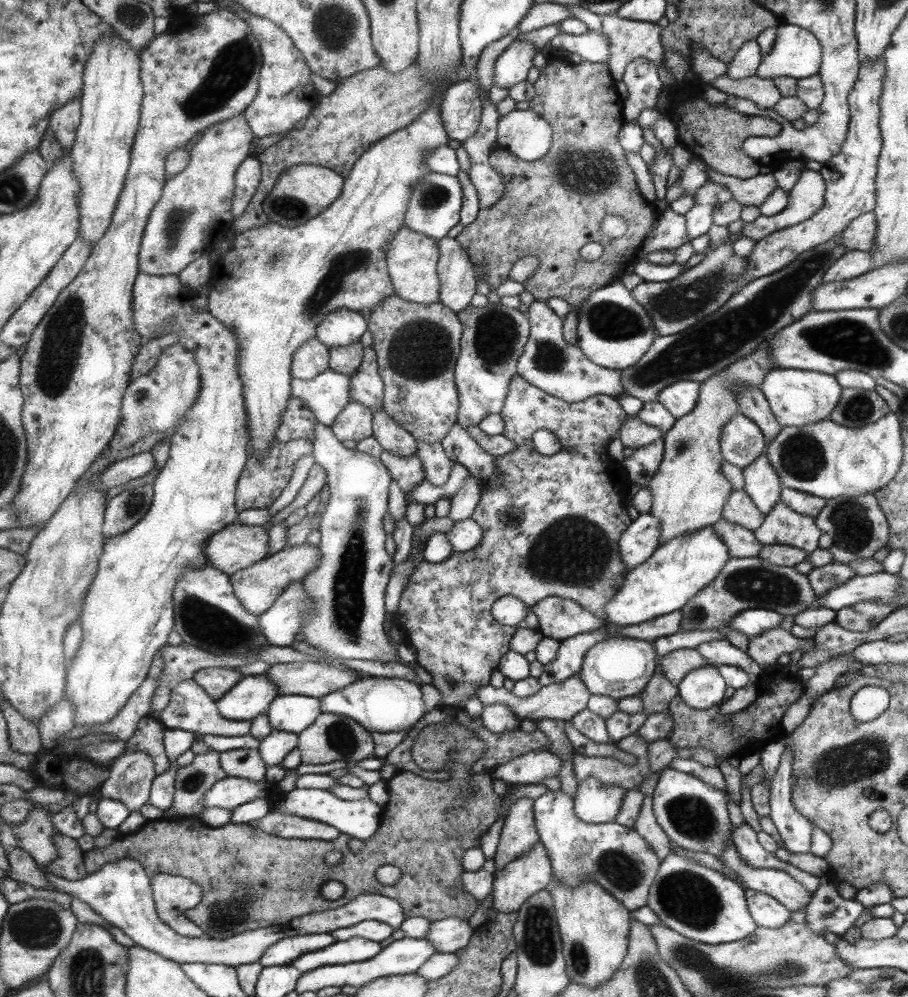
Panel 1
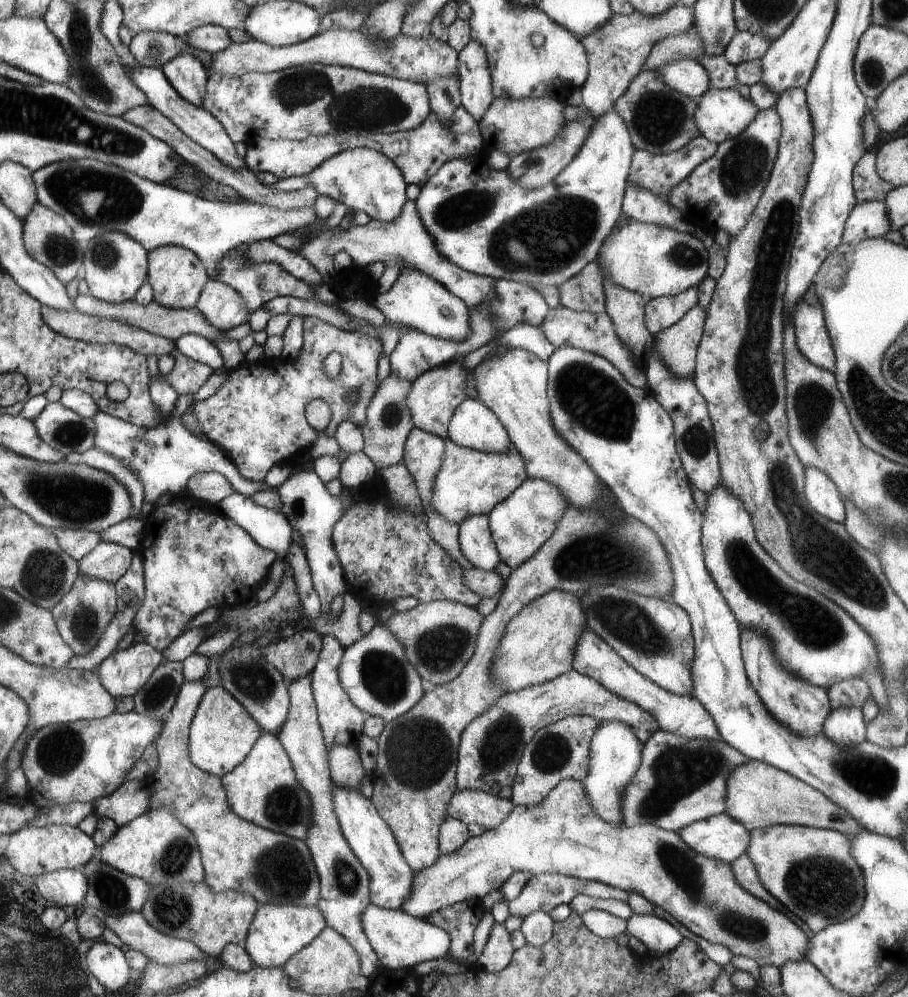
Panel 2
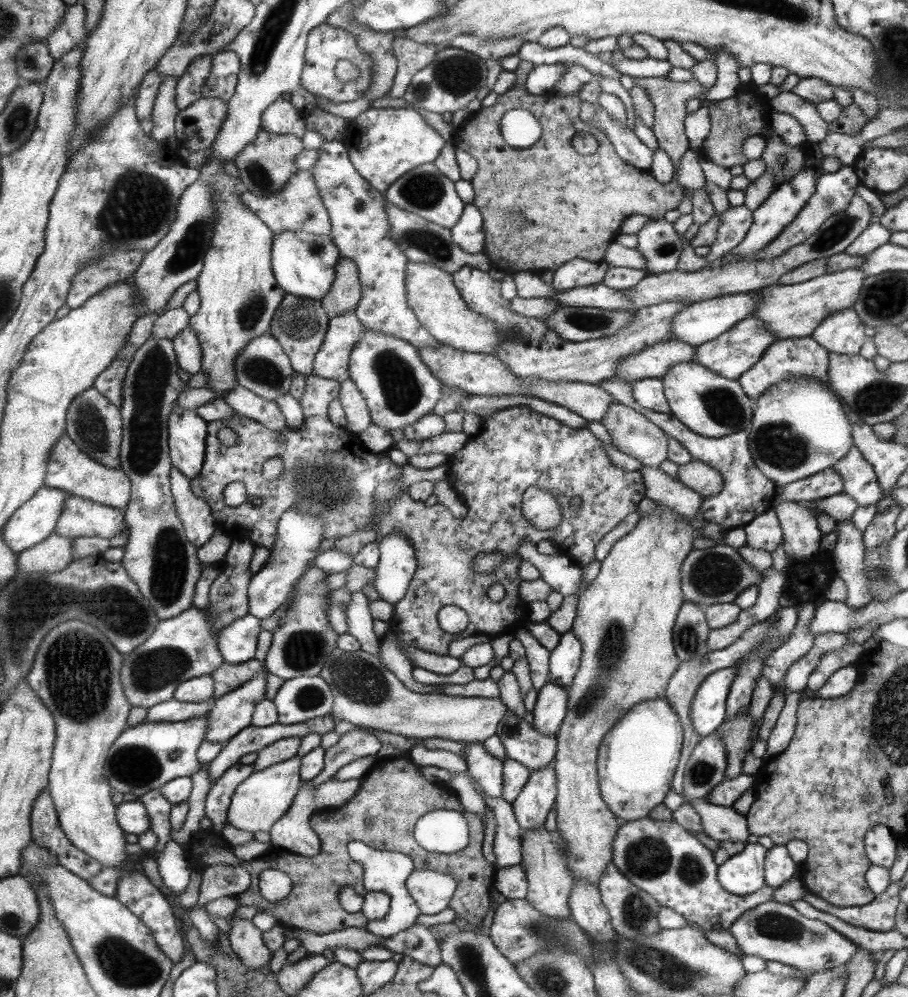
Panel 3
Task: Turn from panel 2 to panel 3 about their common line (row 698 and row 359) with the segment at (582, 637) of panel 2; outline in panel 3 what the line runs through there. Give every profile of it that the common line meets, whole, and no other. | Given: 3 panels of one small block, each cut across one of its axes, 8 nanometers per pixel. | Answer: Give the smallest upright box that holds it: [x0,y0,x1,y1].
[613,339,695,384]

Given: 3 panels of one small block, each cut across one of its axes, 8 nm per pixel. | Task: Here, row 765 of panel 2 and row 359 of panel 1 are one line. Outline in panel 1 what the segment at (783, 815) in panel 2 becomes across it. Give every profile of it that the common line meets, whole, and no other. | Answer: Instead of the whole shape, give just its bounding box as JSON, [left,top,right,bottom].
[644,340,776,543]

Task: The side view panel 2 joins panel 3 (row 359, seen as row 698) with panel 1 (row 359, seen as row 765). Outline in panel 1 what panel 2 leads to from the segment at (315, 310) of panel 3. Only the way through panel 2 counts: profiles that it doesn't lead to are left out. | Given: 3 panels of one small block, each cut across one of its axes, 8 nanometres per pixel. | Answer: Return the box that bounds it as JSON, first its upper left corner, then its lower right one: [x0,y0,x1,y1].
[291,336,328,380]

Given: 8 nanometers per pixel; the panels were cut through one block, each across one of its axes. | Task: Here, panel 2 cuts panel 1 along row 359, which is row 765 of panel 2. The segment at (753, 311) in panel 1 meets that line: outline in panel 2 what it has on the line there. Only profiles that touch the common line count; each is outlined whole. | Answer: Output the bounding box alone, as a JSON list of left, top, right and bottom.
[622,729,750,832]

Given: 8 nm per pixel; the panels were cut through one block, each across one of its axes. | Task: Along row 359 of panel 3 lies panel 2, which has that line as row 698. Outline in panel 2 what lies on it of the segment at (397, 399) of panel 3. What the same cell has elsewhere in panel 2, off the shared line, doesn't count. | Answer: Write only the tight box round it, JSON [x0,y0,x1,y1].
[338,622,427,723]

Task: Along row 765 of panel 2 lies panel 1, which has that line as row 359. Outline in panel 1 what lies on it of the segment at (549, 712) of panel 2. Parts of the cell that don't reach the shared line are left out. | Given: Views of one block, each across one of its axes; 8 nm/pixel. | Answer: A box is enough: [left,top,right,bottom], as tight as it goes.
[455,302,530,429]

